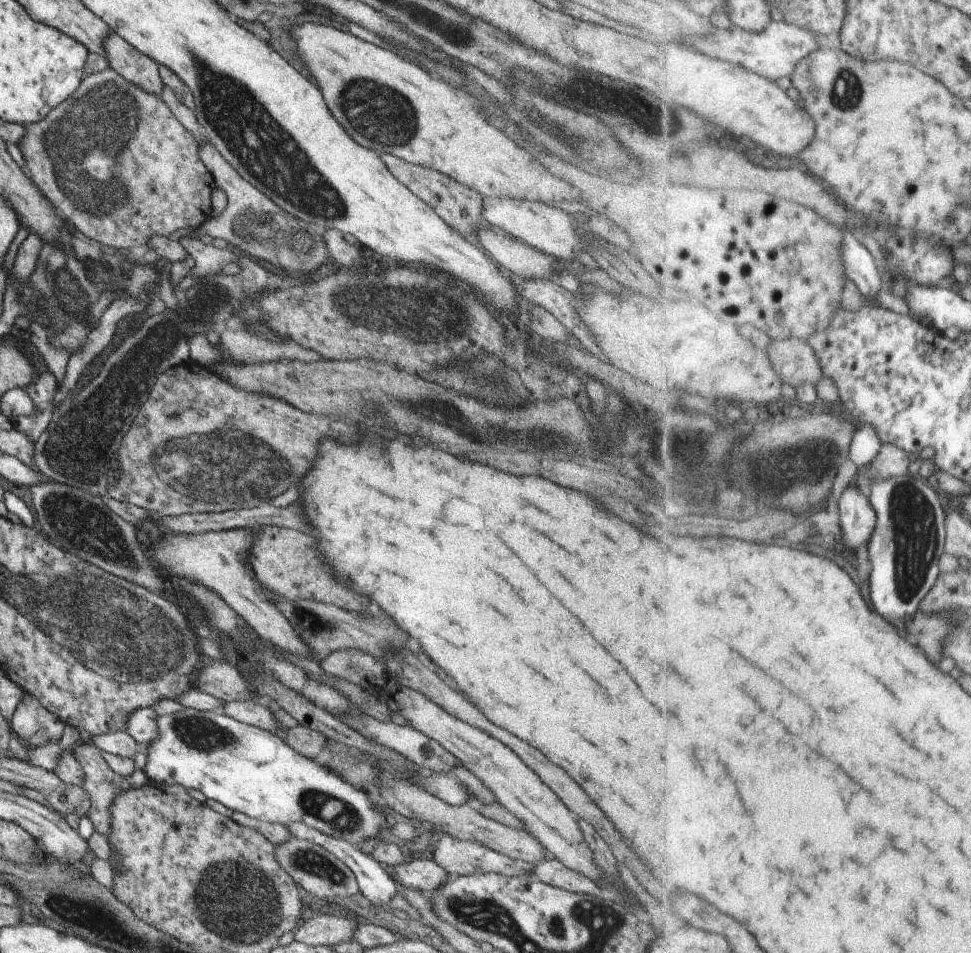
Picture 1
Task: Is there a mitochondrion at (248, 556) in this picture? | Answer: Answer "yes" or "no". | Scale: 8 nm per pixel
no

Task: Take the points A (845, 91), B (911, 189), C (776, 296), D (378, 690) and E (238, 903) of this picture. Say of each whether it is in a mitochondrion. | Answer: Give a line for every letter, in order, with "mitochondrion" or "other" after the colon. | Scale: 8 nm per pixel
A: mitochondrion
B: other
C: other
D: other
E: mitochondrion

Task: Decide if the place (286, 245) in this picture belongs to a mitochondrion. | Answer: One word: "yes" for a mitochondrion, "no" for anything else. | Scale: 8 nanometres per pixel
yes

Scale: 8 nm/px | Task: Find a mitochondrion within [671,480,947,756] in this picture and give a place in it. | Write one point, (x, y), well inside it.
(912, 520)

